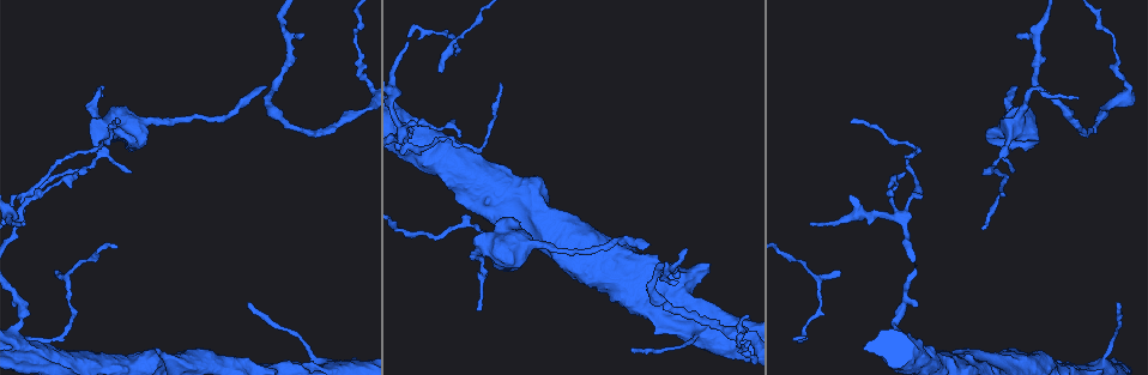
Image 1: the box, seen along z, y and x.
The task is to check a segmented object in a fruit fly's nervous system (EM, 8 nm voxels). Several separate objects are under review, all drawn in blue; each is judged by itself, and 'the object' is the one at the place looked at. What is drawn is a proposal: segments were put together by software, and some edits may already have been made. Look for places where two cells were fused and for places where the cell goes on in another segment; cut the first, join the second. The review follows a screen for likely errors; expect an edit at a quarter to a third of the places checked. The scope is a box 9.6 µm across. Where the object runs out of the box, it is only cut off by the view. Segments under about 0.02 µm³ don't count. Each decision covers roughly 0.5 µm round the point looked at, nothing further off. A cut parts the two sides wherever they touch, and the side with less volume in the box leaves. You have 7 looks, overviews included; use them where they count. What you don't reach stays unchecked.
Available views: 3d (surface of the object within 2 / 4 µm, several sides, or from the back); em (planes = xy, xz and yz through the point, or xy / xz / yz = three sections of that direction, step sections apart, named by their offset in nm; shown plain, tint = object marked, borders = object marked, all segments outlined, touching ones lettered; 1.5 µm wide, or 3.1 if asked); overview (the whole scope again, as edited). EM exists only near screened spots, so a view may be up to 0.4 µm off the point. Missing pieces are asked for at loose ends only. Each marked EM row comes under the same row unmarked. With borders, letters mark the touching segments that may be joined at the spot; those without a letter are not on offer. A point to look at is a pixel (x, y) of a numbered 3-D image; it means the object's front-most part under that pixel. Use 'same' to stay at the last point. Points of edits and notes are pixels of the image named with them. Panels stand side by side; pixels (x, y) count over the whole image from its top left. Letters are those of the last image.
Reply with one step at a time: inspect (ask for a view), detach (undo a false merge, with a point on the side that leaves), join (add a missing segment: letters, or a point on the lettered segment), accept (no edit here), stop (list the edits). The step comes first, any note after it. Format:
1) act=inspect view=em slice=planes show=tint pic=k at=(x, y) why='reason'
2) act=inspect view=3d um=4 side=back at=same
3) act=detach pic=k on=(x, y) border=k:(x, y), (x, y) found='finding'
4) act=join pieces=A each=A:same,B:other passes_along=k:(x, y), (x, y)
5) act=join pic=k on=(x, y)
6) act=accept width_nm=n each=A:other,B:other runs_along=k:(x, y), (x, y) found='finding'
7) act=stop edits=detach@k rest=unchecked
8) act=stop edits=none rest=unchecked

act=inspect view=em slice=yz step=8 show=tint pic=1 at=(904, 171) why='tapers out'

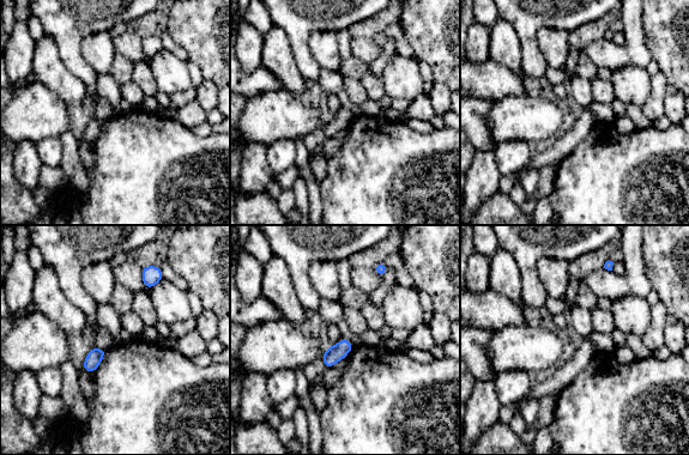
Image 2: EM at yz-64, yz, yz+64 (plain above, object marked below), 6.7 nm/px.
act=inspect view=em slice=planes show=borders at=same why='another direction'

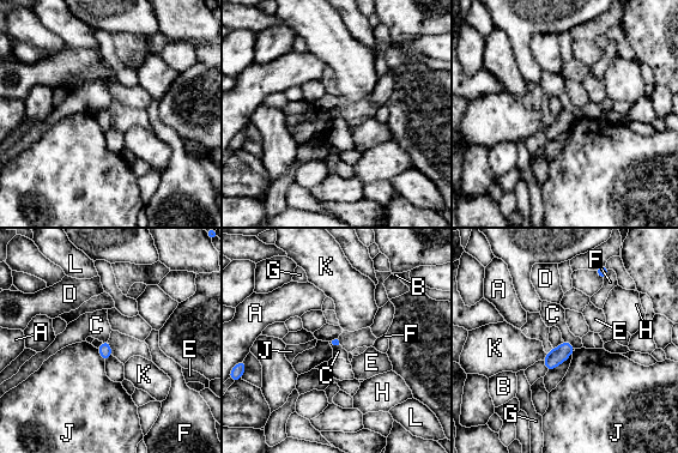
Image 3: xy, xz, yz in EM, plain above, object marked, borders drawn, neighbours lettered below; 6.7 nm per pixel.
act=accept each=A:other,B:other,C:other,D:other,E:other,F:other,G:other,H:other,J:other,K:other,L:other border=3:(564, 340), (568, 340), (575, 348) found='none of them fits'

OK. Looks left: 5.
act=inspect view=3d um=2 pic=1 at=(132, 173)

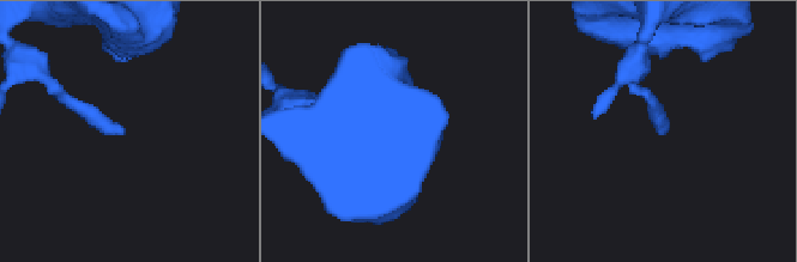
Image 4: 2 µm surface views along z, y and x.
act=inspect view=em slice=xy step=8 show=borders pic=4 at=(665, 133) why='shape alone is not enough'

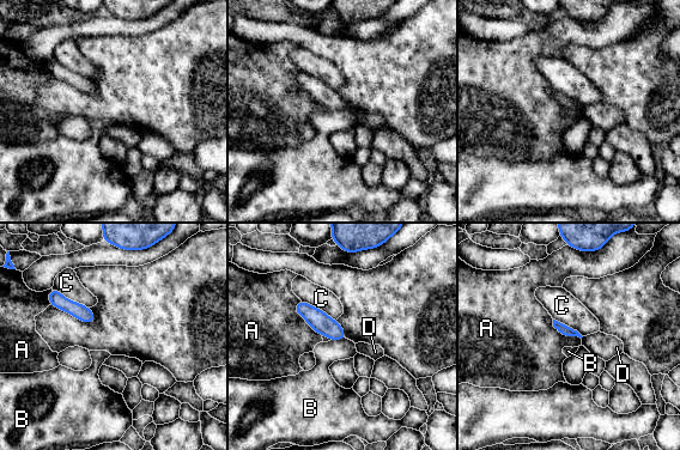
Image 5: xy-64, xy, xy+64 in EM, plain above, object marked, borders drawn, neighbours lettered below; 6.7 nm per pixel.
act=accept longest_contact=A:280nm each=A:other,B:other,C:other,D:other border=5:(298, 300), (295, 310), (322, 334) found='none of them fits'

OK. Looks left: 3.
act=inspect view=3d um=2 pic=1 at=(408, 36) why='end of a long branch'

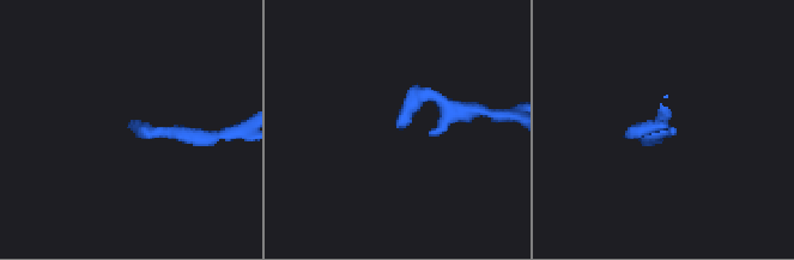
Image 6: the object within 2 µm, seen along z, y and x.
act=inspect view=em slice=planes show=tint pic=6 at=(128, 127) why='need the tissue'

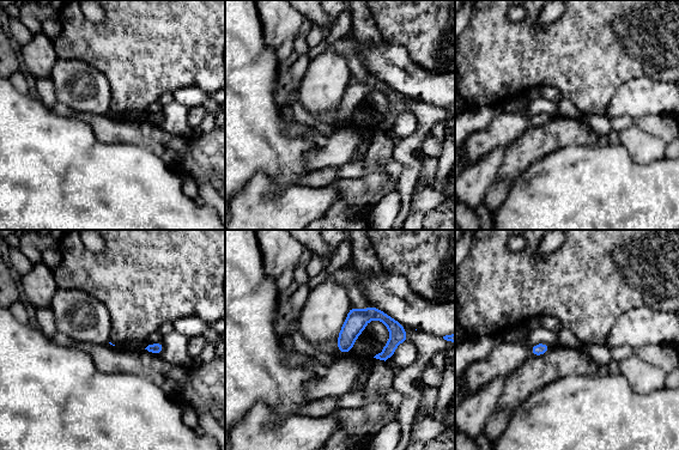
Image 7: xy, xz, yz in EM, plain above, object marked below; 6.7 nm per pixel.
act=inspect view=em slice=planes show=borders at=same why='see the neighbours'

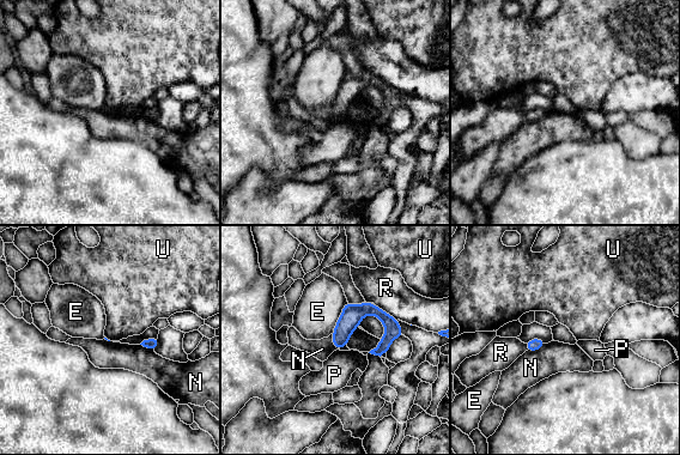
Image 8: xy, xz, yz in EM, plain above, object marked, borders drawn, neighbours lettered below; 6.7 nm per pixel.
act=accept each=E:other,N:other,P:other,R:other,U:other runs_along=8:(399, 333), (375, 310), (362, 310), (335, 341) found='no lettered segment goes on from it'

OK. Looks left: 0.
act=stop edits=none rest=unchecked

